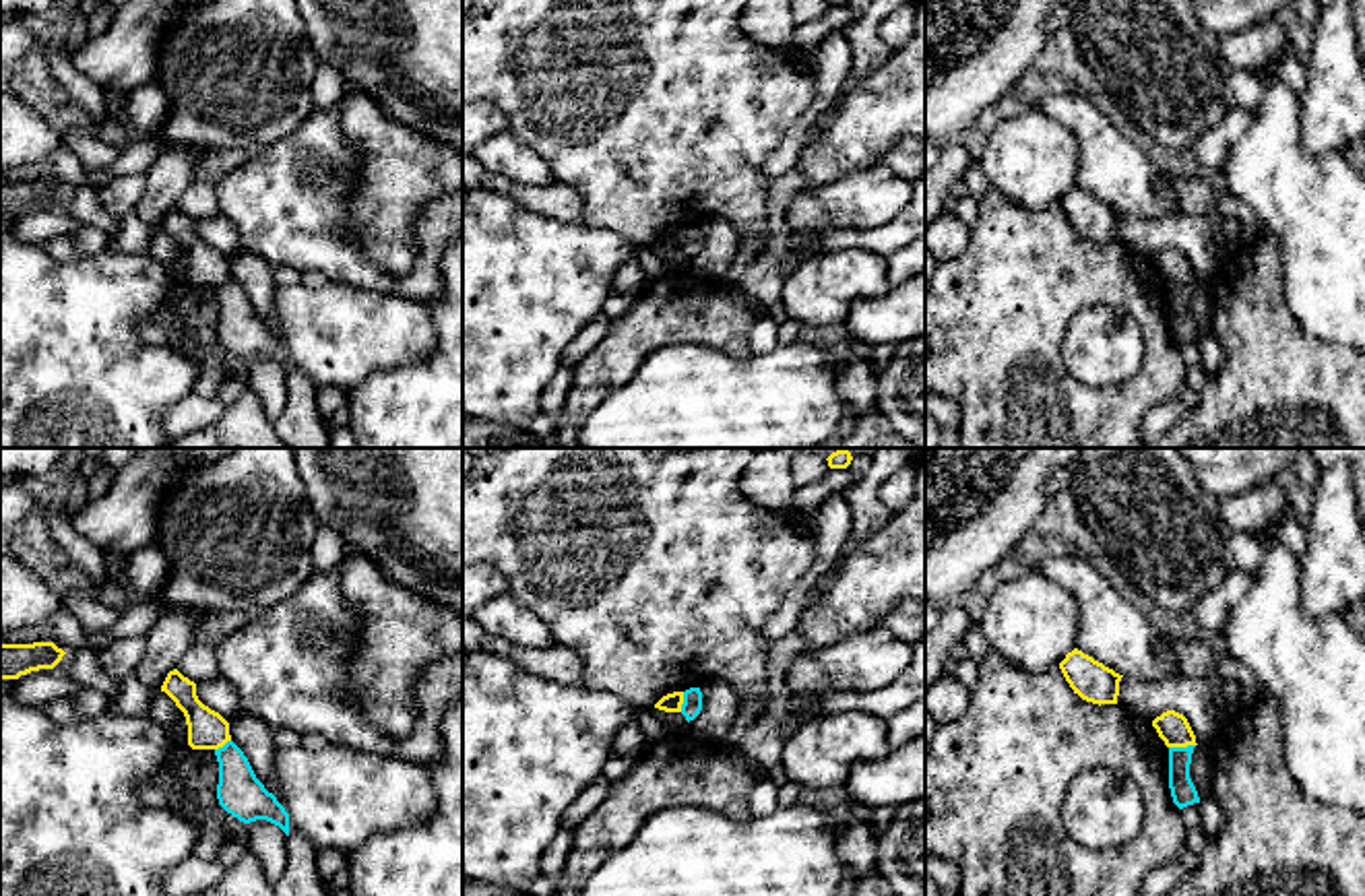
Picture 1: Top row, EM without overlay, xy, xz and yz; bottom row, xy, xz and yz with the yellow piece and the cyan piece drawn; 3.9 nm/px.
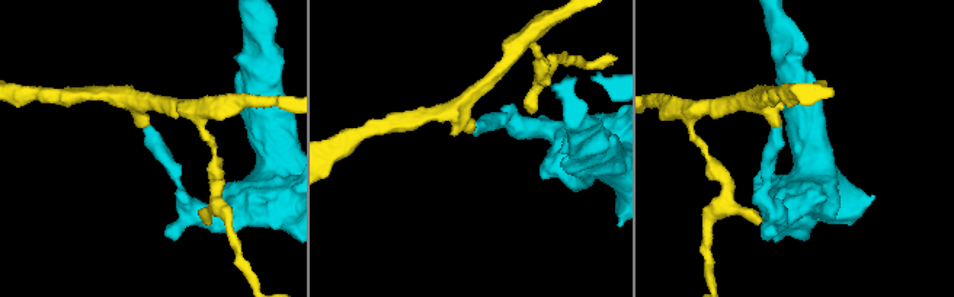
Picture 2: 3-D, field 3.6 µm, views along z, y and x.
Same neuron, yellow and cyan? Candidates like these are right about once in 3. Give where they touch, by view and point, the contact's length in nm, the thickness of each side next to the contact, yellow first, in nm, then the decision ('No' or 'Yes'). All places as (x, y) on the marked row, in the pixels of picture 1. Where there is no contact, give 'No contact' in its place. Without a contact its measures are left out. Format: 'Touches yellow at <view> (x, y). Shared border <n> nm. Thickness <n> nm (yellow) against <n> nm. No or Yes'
Touches yellow at yz (1182, 746). Shared border 110 nm. Thickness 120 nm (yellow) against 100 nm. No

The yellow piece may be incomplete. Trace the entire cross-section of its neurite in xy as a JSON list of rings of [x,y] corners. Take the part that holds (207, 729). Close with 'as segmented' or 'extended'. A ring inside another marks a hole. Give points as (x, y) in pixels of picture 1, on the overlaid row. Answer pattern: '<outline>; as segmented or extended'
[[[178,669],[167,673],[161,692],[165,692],[184,712],[188,745],[192,749],[219,749],[231,741],[229,723],[198,700],[196,683],[184,677]]]; as segmented

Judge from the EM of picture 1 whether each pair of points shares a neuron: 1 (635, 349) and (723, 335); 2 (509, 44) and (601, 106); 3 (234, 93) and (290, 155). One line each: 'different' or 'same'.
1: same
2: same
3: different

